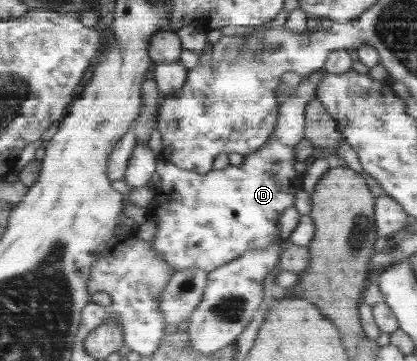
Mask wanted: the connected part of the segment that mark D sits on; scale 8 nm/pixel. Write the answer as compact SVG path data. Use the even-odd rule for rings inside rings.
M322 67L315 72L308 73L307 78L303 79L297 88L290 91L289 97L281 103L279 125L272 139L261 149L244 156L240 165L229 164L225 169L202 174L183 169L173 162L159 157L158 174L162 182L162 189L158 192L158 206L153 206L149 219L156 221L156 225L158 225L154 241L160 257L174 265L179 272L198 268L211 273L252 249L265 249L272 243L281 240L277 221L285 209L294 206L295 195L303 183L303 175L299 175L294 165L297 160L296 145L303 139L304 130L307 128L305 109L307 109L307 103L316 97L318 90L315 88L324 79L325 74Z

